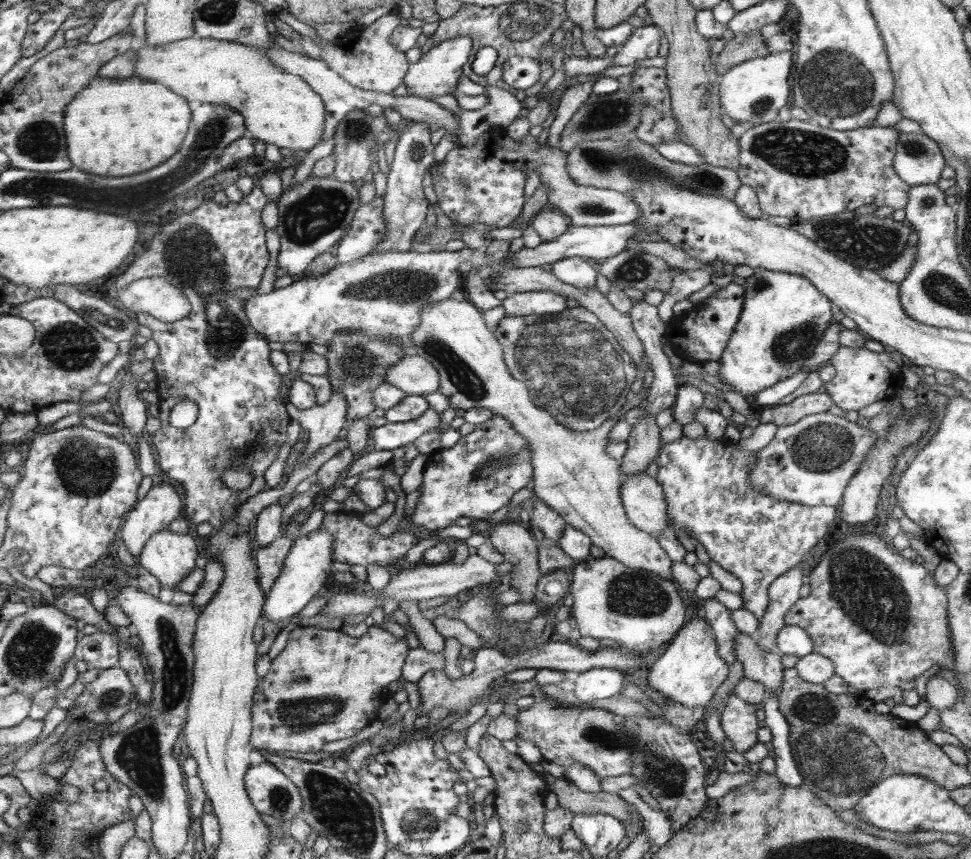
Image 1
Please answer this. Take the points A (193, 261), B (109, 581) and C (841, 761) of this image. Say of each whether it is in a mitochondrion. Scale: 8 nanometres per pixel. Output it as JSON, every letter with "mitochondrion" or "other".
{"A":"mitochondrion","B":"other","C":"mitochondrion"}

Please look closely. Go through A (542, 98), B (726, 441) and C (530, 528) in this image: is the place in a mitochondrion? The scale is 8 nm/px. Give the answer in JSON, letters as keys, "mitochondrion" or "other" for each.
{"A":"other","B":"other","C":"other"}

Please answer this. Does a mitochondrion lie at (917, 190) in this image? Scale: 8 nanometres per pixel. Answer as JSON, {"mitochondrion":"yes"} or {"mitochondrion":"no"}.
{"mitochondrion":"no"}

